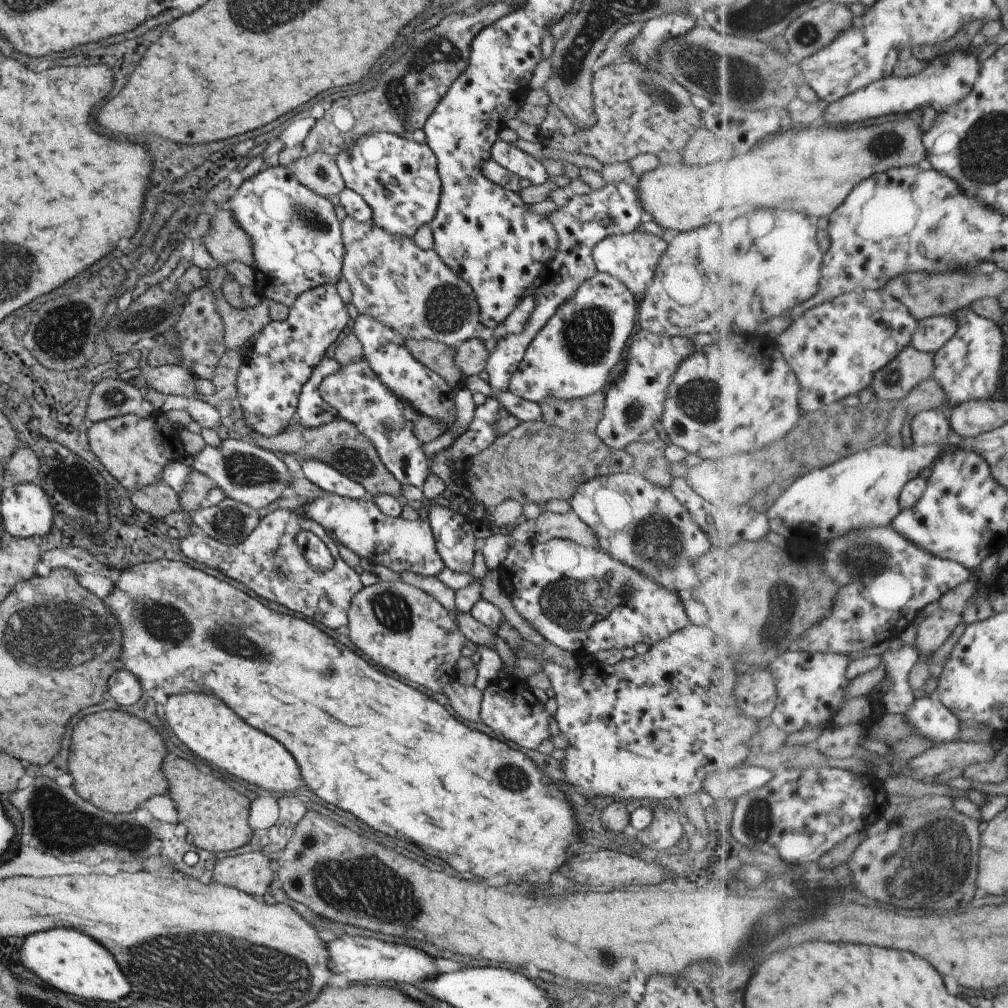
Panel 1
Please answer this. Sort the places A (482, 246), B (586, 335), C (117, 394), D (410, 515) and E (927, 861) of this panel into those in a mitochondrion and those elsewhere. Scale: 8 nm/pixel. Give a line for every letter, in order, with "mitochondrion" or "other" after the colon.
A: other
B: mitochondrion
C: mitochondrion
D: other
E: mitochondrion

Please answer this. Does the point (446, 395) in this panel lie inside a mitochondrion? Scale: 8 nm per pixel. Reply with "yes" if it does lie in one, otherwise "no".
no

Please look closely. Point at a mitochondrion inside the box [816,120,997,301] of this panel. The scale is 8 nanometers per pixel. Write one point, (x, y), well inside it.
(887, 144)

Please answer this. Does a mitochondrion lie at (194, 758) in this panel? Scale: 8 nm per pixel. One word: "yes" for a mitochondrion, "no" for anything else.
no

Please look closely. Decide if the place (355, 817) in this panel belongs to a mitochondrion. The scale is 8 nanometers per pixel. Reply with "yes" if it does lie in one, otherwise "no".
no

